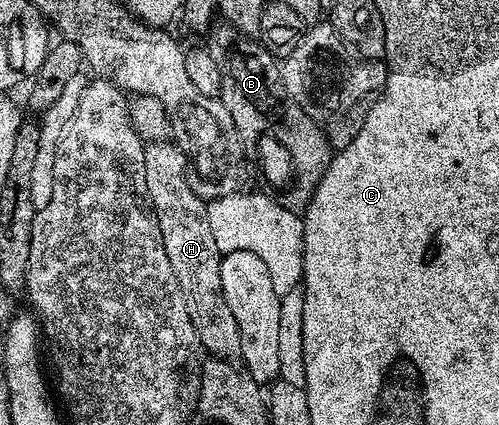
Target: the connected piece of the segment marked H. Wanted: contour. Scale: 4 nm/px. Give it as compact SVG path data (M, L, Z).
M172 140L150 141L143 151L143 175L147 175L147 195L157 216L159 231L163 235L163 251L167 251L167 260L171 262L171 271L175 271L175 279L179 283L179 291L183 291L183 303L187 303L187 315L191 315L191 323L197 332L200 348L205 349L217 359L233 359L240 354L241 336L235 323L235 315L231 315L231 307L227 307L227 299L223 295L223 279L221 278L222 253L215 247L215 235L211 232L211 223L207 220L209 210L206 198L195 195L193 181L189 171L189 161L180 146Z

